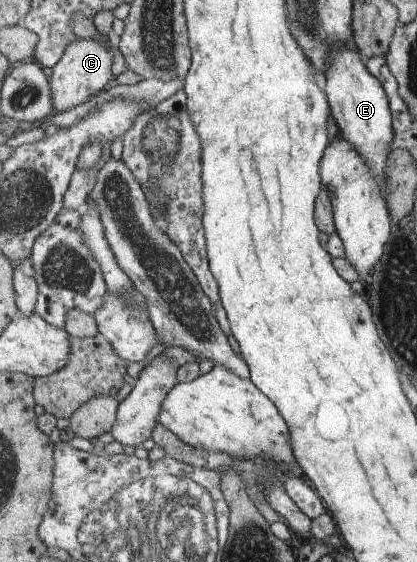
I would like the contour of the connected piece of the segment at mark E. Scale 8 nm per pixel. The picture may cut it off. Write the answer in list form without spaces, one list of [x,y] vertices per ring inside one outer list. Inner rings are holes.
[[[338,49],[335,52],[331,50],[330,68],[323,76],[333,119],[337,121],[342,137],[363,155],[367,165],[378,177],[383,197],[387,197],[387,161],[392,152],[395,129],[394,114],[386,90],[379,79],[367,69],[363,56],[353,49]]]

